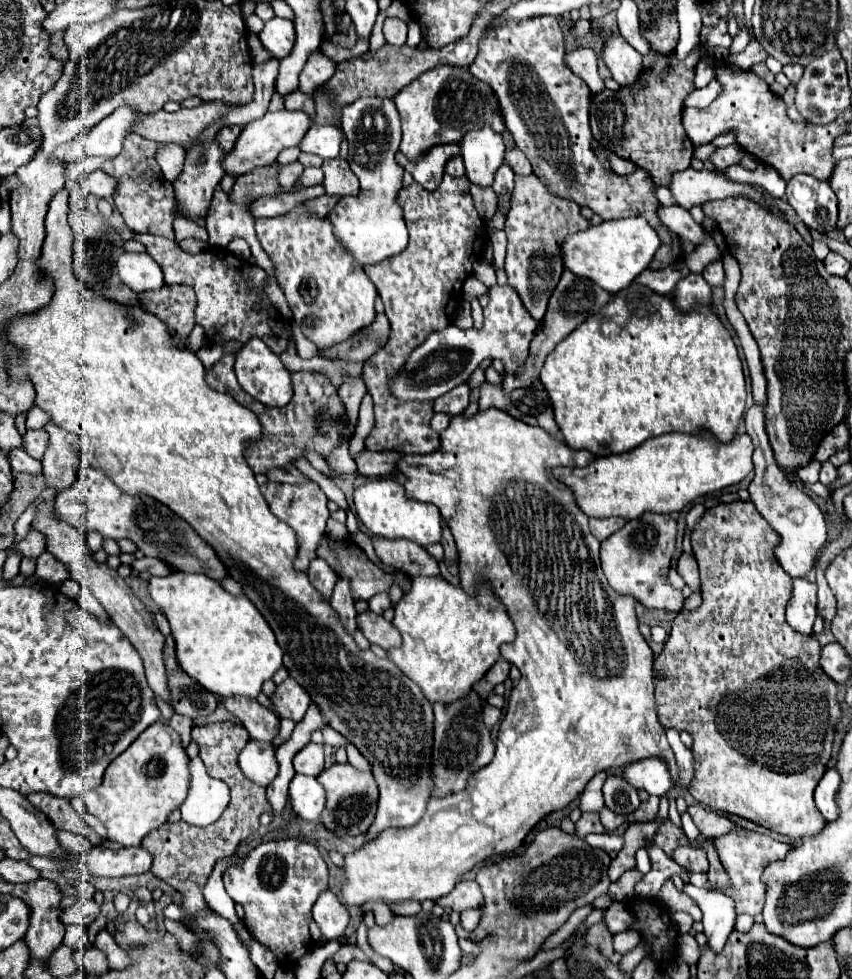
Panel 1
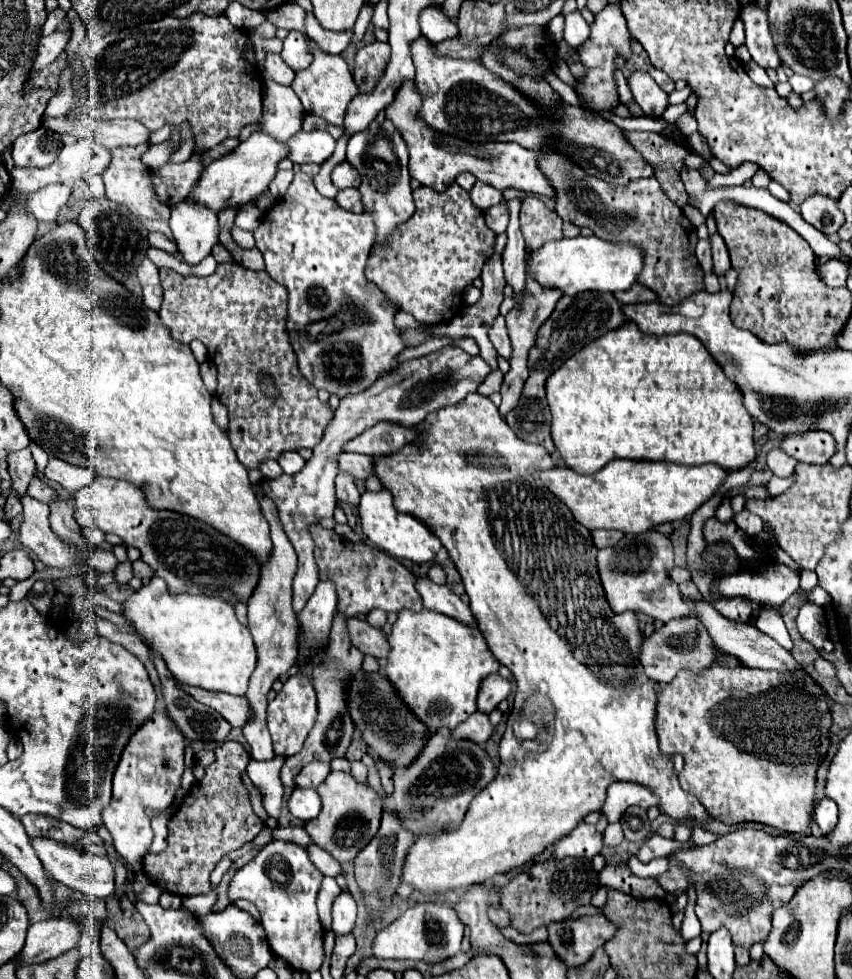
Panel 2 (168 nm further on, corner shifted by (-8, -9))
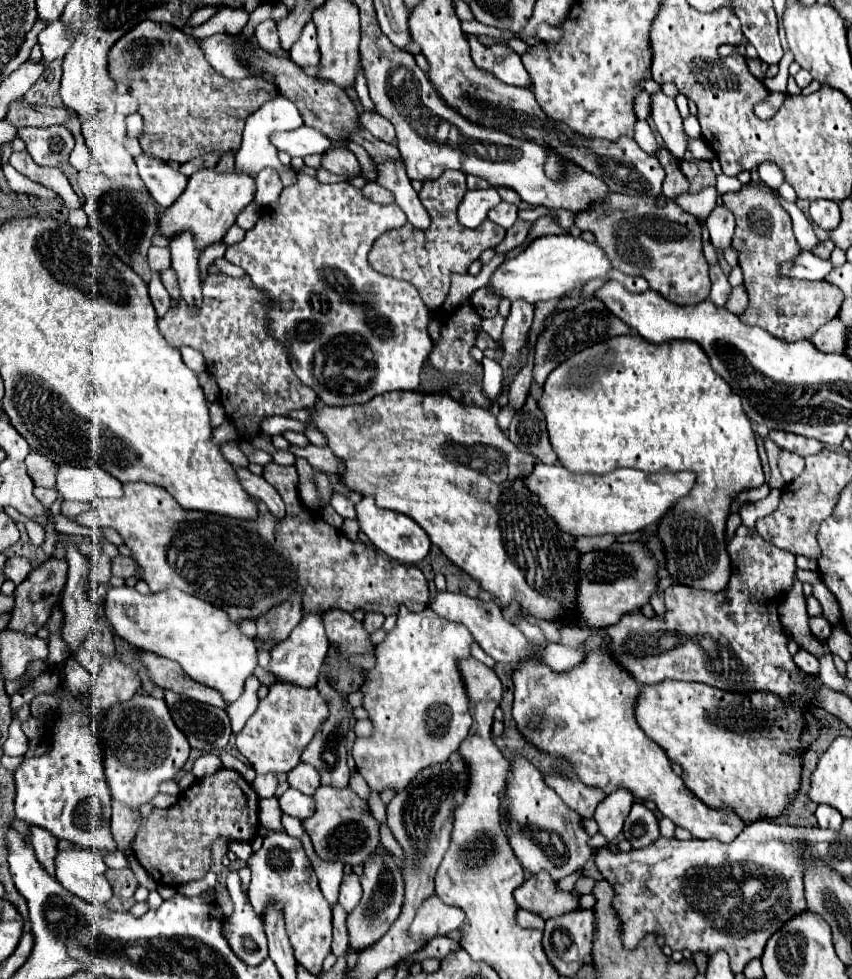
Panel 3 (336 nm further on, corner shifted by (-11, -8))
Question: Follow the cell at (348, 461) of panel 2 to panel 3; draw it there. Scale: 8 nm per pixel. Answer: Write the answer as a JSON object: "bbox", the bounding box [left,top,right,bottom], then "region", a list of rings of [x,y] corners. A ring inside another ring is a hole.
{"bbox":[291,446,347,474],"region":[[[291,446],[291,452],[295,456],[303,456],[307,458],[307,462],[317,468],[317,470],[323,470],[323,472],[329,472],[329,474],[343,474],[343,470],[347,468],[343,458],[337,458],[331,448],[317,448],[317,446],[307,446],[307,448],[299,448],[299,446]]]}

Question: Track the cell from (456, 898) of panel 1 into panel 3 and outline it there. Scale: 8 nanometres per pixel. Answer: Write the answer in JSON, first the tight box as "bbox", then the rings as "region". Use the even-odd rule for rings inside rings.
{"bbox":[515,908,545,930],"region":[[[523,908],[517,910],[515,918],[517,918],[517,924],[521,928],[539,928],[539,930],[543,930],[543,926],[545,926],[545,920],[541,920],[537,914],[533,914],[529,910],[523,910]]]}

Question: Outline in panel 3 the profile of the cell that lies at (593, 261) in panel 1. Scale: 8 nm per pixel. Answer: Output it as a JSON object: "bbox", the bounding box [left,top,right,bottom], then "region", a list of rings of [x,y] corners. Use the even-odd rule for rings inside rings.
{"bbox":[491,236,611,304],"region":[[[543,236],[533,240],[525,252],[517,258],[503,262],[491,276],[491,286],[497,294],[517,300],[525,298],[527,302],[535,304],[537,300],[551,300],[569,294],[577,284],[585,284],[589,280],[601,278],[603,282],[609,280],[611,262],[605,250],[597,242],[585,242],[581,236]]]}

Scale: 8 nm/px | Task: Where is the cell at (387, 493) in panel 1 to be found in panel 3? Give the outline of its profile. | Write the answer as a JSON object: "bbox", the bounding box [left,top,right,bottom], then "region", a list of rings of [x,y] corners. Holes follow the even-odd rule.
{"bbox":[355,496,431,564],"region":[[[365,496],[355,506],[355,510],[357,510],[357,522],[359,522],[361,530],[367,534],[367,538],[371,540],[371,544],[377,550],[385,552],[389,558],[399,560],[403,564],[417,564],[417,562],[421,562],[429,554],[431,542],[429,542],[427,532],[419,524],[415,524],[415,520],[411,520],[409,516],[403,516],[403,514],[393,512],[393,510],[379,508],[375,504],[373,496]]]}

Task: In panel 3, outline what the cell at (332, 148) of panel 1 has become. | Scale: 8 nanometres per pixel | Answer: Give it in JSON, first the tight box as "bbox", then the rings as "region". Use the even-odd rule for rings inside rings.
{"bbox":[271,126,333,158],"region":[[[301,126],[299,130],[291,130],[291,132],[275,132],[271,142],[275,142],[277,150],[299,158],[311,154],[325,154],[333,146],[331,138],[309,126]]]}

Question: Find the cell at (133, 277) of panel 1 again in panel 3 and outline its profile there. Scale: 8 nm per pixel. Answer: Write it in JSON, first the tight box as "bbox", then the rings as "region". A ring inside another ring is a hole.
{"bbox":[149,272,171,316],"region":[[[151,272],[149,296],[151,296],[151,302],[153,302],[155,310],[157,310],[157,316],[163,316],[171,306],[171,298],[169,298],[169,294],[167,294],[167,290],[165,290],[165,286],[163,286],[157,272]]]}

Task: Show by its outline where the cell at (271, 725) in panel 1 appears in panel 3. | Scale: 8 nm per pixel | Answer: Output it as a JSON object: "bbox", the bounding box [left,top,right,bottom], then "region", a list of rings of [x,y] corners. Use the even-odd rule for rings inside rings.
{"bbox":[141,652,227,710],"region":[[[145,652],[141,656],[141,660],[147,666],[149,678],[159,688],[169,688],[169,690],[173,690],[173,692],[177,692],[181,696],[187,696],[187,698],[199,700],[203,704],[209,704],[209,706],[217,706],[217,708],[227,710],[227,702],[223,700],[223,696],[217,690],[213,690],[209,686],[203,686],[203,684],[193,682],[191,678],[187,678],[177,662],[159,658],[159,656],[151,654],[151,652]]]}

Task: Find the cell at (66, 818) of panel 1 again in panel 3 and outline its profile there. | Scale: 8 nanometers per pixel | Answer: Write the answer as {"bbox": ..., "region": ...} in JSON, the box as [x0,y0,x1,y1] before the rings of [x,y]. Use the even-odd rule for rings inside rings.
{"bbox":[29,826,59,876],"region":[[[29,826],[29,832],[31,832],[31,846],[35,850],[35,856],[37,860],[43,864],[43,868],[55,876],[55,864],[53,864],[53,858],[57,854],[57,842],[59,838],[55,838],[49,830],[43,830],[41,826]]]}

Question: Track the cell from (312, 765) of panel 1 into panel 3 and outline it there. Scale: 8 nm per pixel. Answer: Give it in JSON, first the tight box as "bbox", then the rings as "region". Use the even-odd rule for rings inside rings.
{"bbox":[287,762,319,794],"region":[[[299,762],[289,774],[287,774],[287,782],[291,788],[303,792],[303,794],[315,794],[319,782],[319,772],[311,766],[311,764],[303,764]]]}

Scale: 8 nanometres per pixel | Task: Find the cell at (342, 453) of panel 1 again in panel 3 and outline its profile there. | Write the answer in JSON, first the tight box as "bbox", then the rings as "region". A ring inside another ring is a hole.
{"bbox":[331,492,355,518],"region":[[[335,492],[333,498],[331,498],[331,506],[337,510],[337,514],[341,514],[343,518],[355,518],[355,504],[345,496],[345,494],[339,494]]]}

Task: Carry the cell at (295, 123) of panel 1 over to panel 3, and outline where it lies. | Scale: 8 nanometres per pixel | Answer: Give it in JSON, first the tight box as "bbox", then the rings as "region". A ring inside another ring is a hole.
{"bbox":[159,168,255,250],"region":[[[201,168],[193,176],[189,176],[187,190],[175,200],[175,206],[163,210],[159,214],[159,228],[169,238],[177,232],[191,230],[199,242],[199,250],[207,244],[223,240],[225,232],[235,224],[237,214],[255,198],[255,176],[237,172],[217,172],[217,168]]]}

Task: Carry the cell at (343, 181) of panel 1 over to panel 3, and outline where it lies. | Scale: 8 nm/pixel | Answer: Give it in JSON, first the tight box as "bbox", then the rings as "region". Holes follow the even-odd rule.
{"bbox":[321,148,361,174],"region":[[[333,148],[333,150],[327,150],[327,154],[323,156],[323,162],[321,166],[333,174],[361,174],[361,166],[355,158],[355,154],[351,154],[349,150],[345,148]]]}

